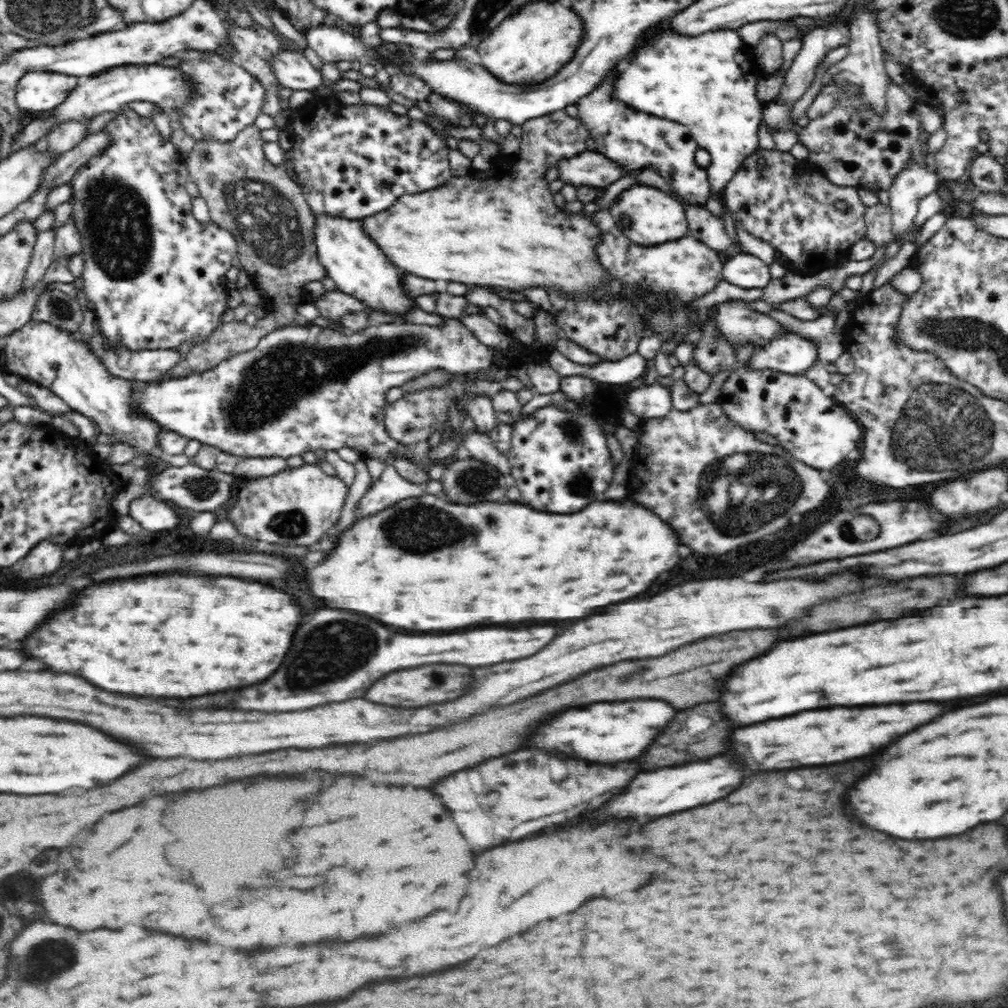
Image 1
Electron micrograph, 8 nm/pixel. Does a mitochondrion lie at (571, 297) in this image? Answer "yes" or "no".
no

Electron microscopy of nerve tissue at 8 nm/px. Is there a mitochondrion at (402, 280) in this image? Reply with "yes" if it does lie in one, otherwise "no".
no

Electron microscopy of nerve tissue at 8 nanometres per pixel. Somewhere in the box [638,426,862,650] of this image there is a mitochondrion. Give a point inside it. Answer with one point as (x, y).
(718, 493)

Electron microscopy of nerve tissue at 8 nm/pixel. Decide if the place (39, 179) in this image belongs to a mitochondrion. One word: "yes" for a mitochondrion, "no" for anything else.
no

